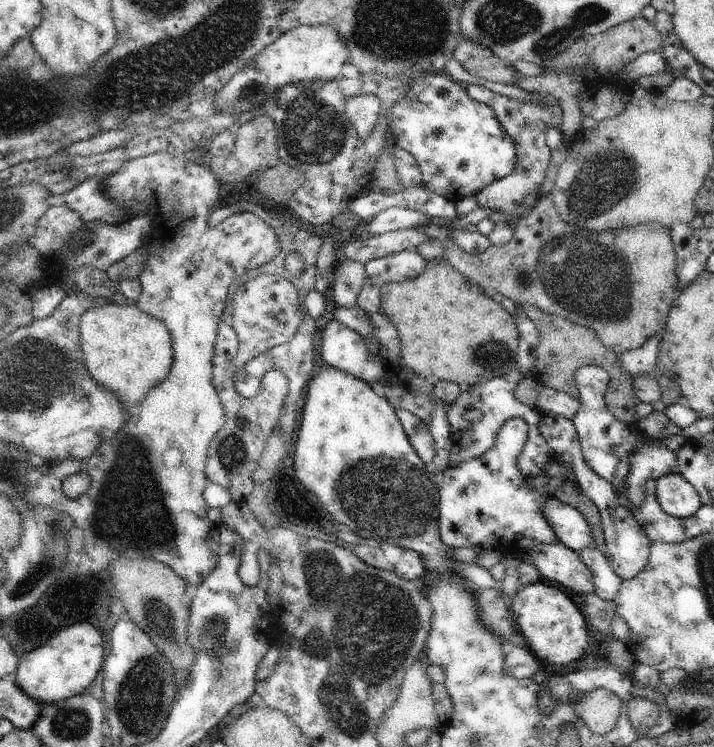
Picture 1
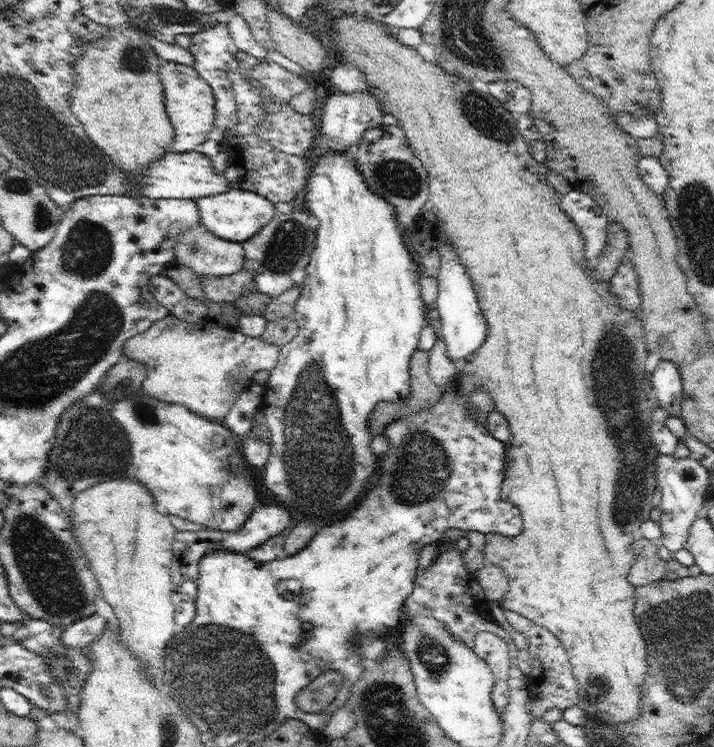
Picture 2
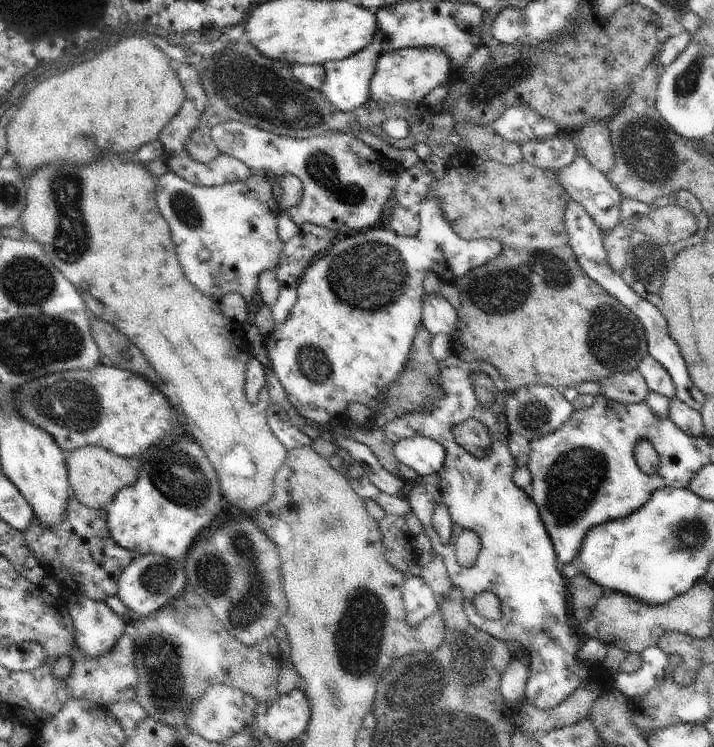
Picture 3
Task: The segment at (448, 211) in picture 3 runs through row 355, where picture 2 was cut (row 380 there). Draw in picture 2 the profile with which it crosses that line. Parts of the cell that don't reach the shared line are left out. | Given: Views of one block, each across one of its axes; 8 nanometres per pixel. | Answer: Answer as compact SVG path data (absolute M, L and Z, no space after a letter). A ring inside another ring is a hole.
M342 13L336 19L334 35L328 48L340 63L356 66L367 78L370 94L374 94L386 114L392 114L398 120L398 125L404 131L406 140L412 148L416 158L420 159L428 174L430 196L421 211L421 218L415 226L406 232L404 242L410 253L420 267L421 277L439 278L440 248L450 242L456 250L460 263L464 266L467 276L471 279L477 302L487 322L487 336L480 349L468 354L459 365L456 382L463 396L468 398L476 392L486 392L493 403L495 412L506 418L512 439L506 442L506 464L504 465L504 481L500 494L503 499L512 502L521 510L523 529L520 534L506 538L514 544L488 544L488 560L504 569L508 577L509 587L500 601L501 607L518 612L536 624L548 629L562 645L570 657L572 673L576 677L578 687L577 706L586 711L590 719L600 724L628 723L640 717L640 687L648 677L647 642L643 630L635 620L635 586L628 580L630 567L636 562L634 542L640 528L640 523L650 518L652 510L652 493L656 487L656 462L659 450L650 437L651 403L646 394L646 362L648 350L645 346L644 327L642 319L638 319L632 310L619 306L617 298L611 292L611 282L597 278L595 269L587 266L584 257L584 237L576 229L576 223L564 210L554 195L555 190L546 177L549 169L544 162L534 160L528 150L528 144L520 134L517 127L516 115L511 113L499 100L490 93L482 93L472 89L468 80L437 62L426 62L416 51L402 41L396 39L388 25L372 19L372 16L362 17L360 22L355 15Z

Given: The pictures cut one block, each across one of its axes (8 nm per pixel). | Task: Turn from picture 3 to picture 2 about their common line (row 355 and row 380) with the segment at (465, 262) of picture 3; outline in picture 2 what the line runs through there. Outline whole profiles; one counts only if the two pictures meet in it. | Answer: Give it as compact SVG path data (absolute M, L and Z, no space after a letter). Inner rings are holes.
M327 149L325 155L312 162L308 184L306 184L307 194L305 196L305 208L314 214L318 220L316 230L315 246L312 250L309 264L306 268L306 277L301 285L301 294L295 305L294 314L298 326L297 336L280 347L278 362L270 371L268 380L263 385L260 409L264 413L264 420L270 428L272 443L270 445L270 456L264 463L264 484L270 492L276 496L280 505L285 505L292 512L292 522L316 522L319 529L340 520L342 514L350 512L356 502L362 498L364 488L368 486L366 480L370 480L376 470L378 470L378 456L372 452L370 442L370 414L374 412L378 402L402 403L410 398L410 368L409 362L413 352L419 347L419 339L425 333L427 318L431 312L425 307L421 298L420 267L410 253L404 242L404 236L397 226L396 208L382 198L380 194L372 192L368 184L364 182L362 173L356 166L352 151L340 152L340 150Z

